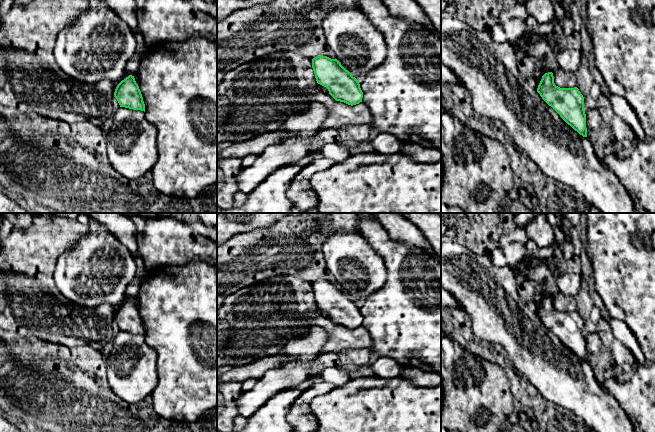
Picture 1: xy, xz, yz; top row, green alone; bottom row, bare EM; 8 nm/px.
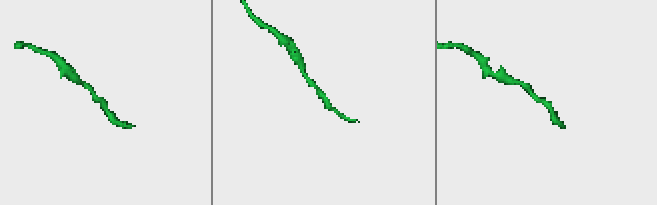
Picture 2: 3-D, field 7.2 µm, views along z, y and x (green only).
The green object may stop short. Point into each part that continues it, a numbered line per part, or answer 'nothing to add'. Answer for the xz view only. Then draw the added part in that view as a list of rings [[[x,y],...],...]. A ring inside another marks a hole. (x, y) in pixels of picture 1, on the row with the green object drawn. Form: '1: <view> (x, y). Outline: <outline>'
nothing to add

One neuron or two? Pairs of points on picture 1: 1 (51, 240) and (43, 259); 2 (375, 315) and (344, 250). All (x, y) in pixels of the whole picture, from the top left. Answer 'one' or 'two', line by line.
1: one
2: two

